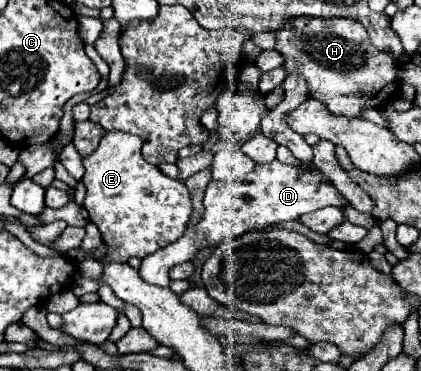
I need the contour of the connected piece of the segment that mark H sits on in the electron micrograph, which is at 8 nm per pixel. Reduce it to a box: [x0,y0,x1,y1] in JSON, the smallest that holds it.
[275,17,399,117]

